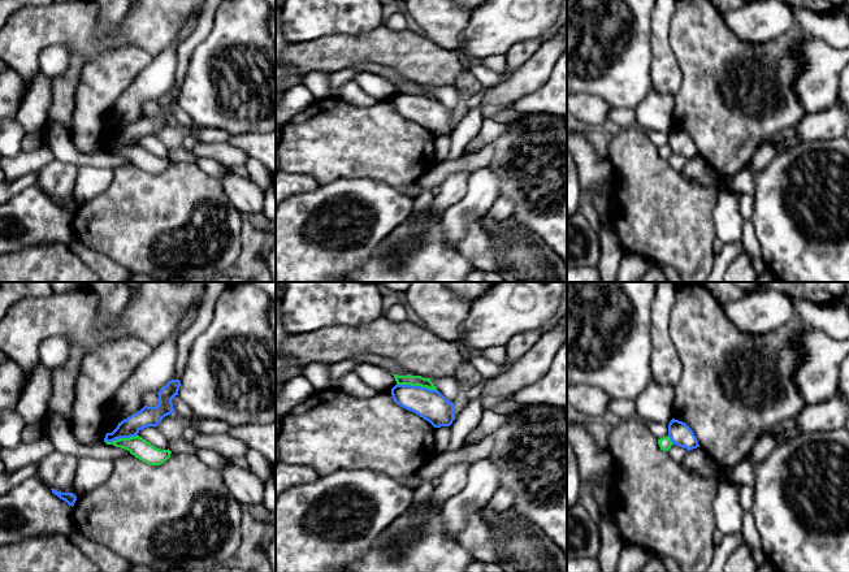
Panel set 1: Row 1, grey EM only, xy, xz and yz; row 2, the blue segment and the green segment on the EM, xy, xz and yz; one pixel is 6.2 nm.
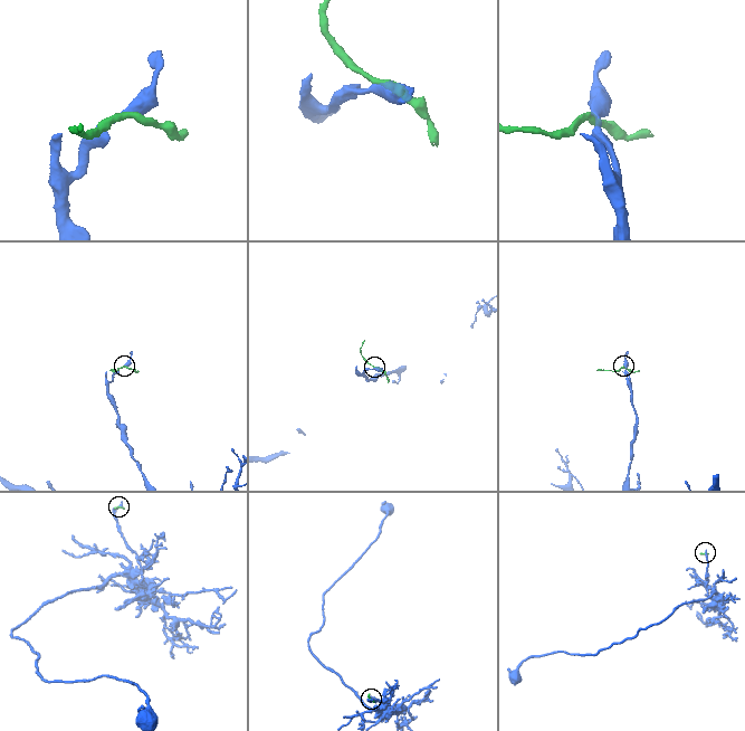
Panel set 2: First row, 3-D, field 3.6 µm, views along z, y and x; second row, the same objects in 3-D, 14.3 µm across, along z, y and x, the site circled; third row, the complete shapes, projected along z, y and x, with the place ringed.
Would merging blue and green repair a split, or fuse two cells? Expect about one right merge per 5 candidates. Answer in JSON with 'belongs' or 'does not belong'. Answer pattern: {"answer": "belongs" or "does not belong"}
{"answer": "does not belong"}

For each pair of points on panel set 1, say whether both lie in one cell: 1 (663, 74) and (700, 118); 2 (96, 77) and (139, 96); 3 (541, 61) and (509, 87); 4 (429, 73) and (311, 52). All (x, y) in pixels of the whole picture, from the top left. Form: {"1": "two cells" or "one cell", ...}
{"1": "two cells", "2": "two cells", "3": "one cell", "4": "one cell"}

